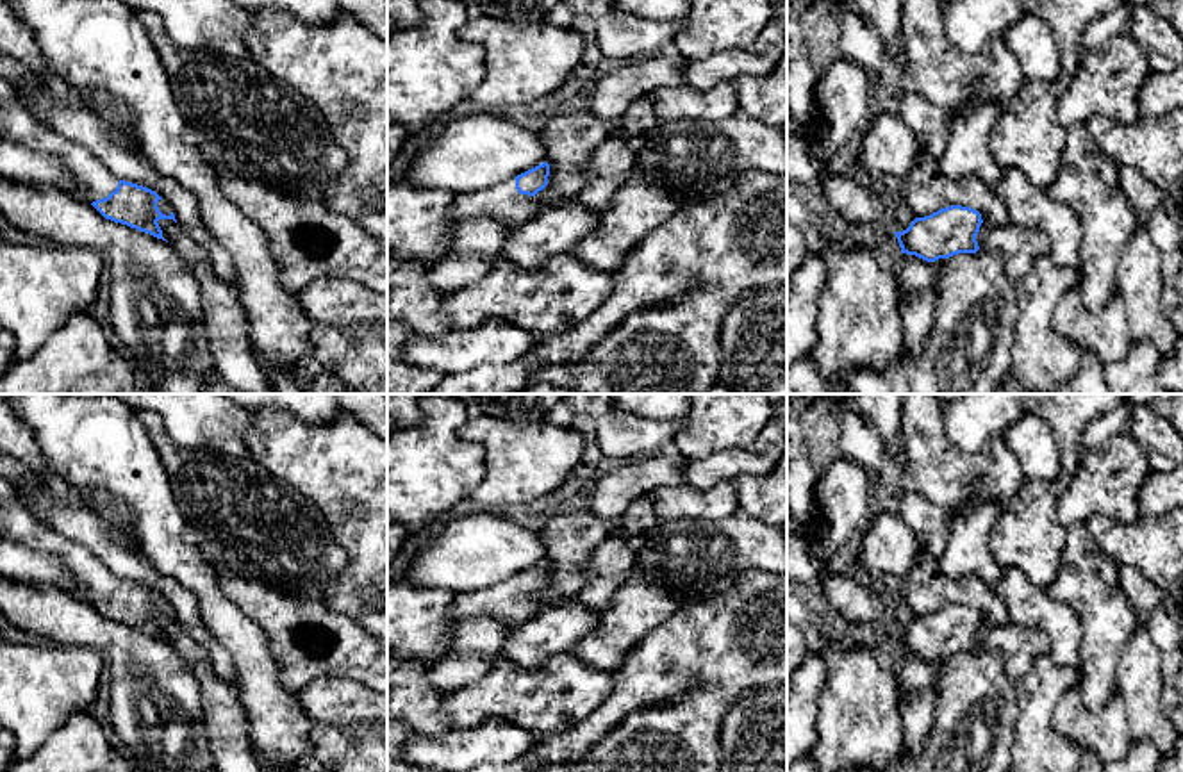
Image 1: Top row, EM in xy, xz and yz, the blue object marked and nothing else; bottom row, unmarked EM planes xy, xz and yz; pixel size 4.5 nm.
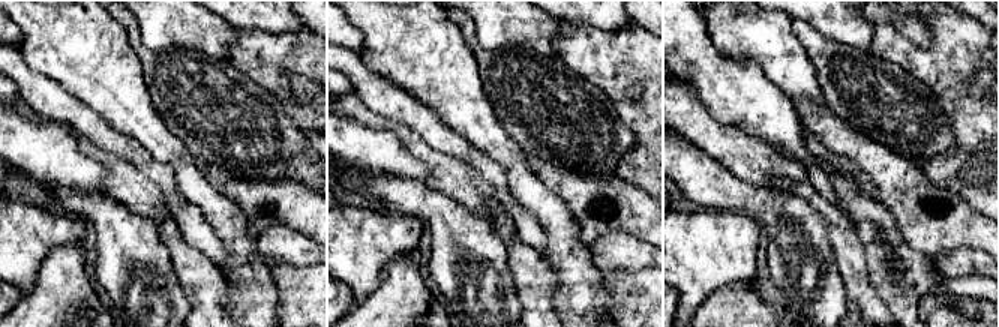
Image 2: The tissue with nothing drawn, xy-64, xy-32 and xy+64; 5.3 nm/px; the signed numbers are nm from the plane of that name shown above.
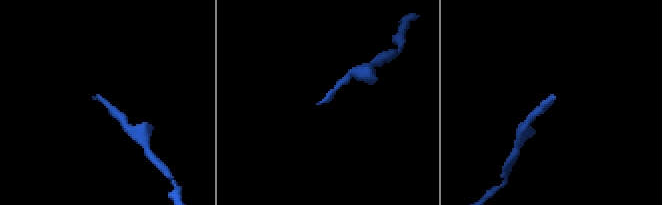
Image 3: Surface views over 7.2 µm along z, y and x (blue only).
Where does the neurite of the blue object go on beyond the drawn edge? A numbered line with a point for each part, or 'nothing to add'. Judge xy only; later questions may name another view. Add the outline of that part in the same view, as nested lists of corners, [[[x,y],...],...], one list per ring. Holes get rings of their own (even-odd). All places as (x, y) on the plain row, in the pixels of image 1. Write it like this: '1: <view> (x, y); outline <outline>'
1: xy (16, 521); outline [[[20,496],[0,503],[0,537],[57,554],[73,579],[96,599],[107,597],[118,587],[118,576],[96,554],[39,522]]]

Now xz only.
1: xz (502, 601); outline [[[512,578],[471,594],[457,594],[450,604],[448,615],[457,622],[476,617],[492,617],[509,626],[519,626],[548,603],[548,599],[519,594],[516,579]]]

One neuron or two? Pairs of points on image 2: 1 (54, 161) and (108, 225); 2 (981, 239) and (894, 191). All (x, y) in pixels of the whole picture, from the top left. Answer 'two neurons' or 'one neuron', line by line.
1: two neurons
2: one neuron

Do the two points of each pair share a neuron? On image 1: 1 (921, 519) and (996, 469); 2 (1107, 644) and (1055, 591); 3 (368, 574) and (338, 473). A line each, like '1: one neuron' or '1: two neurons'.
1: two neurons
2: one neuron
3: one neuron

